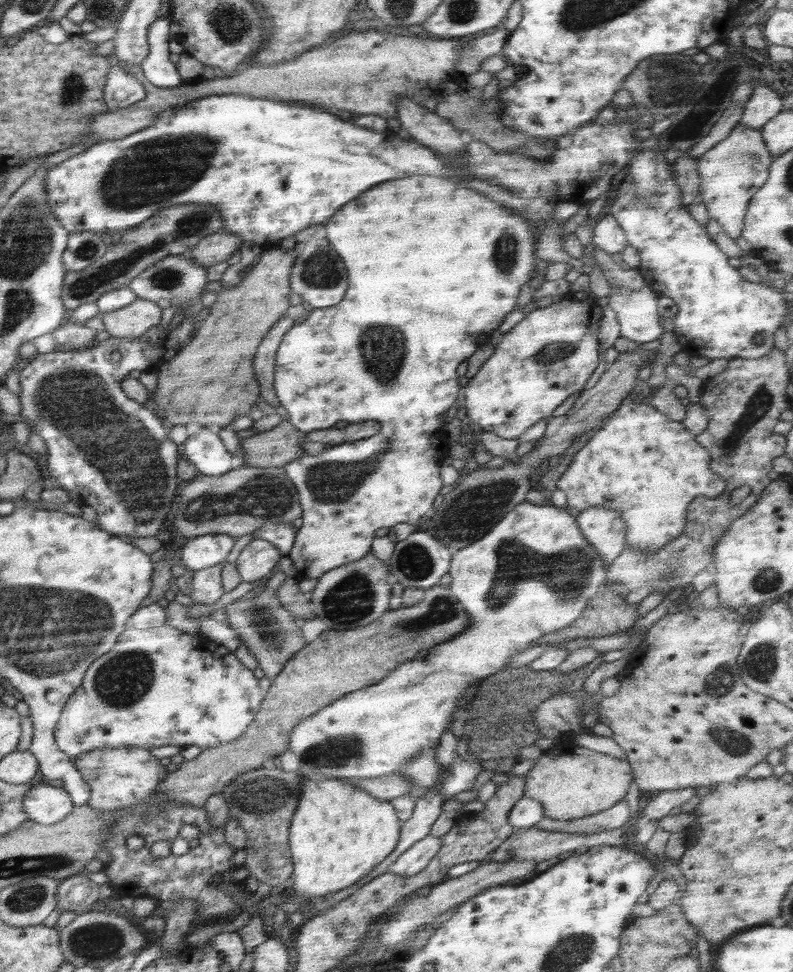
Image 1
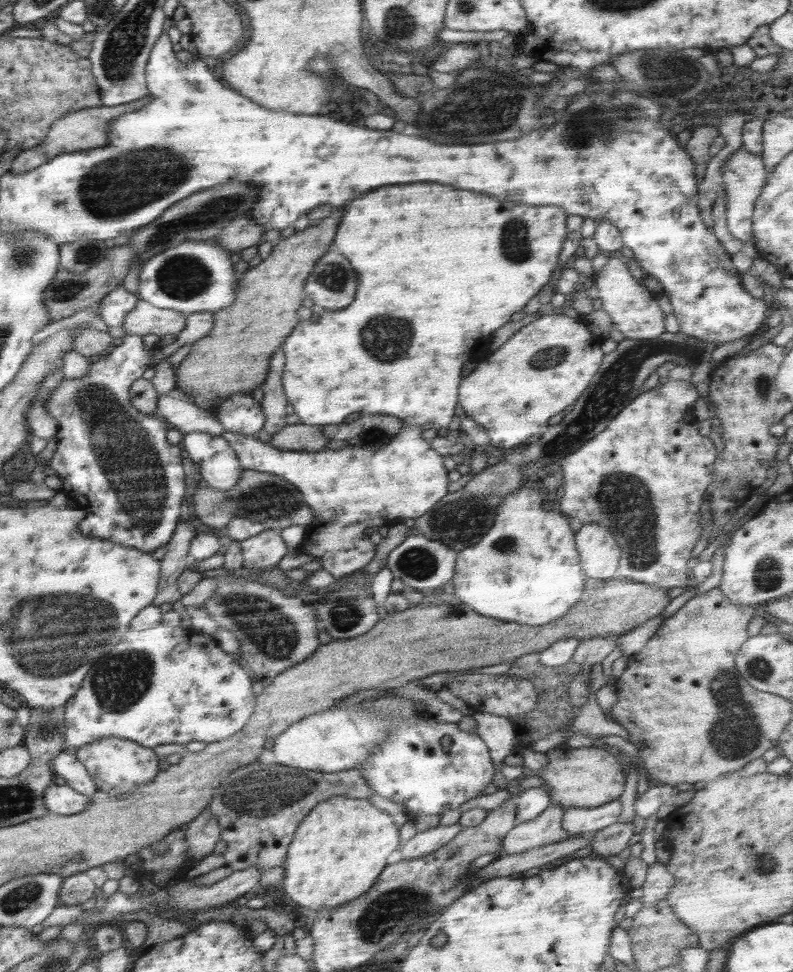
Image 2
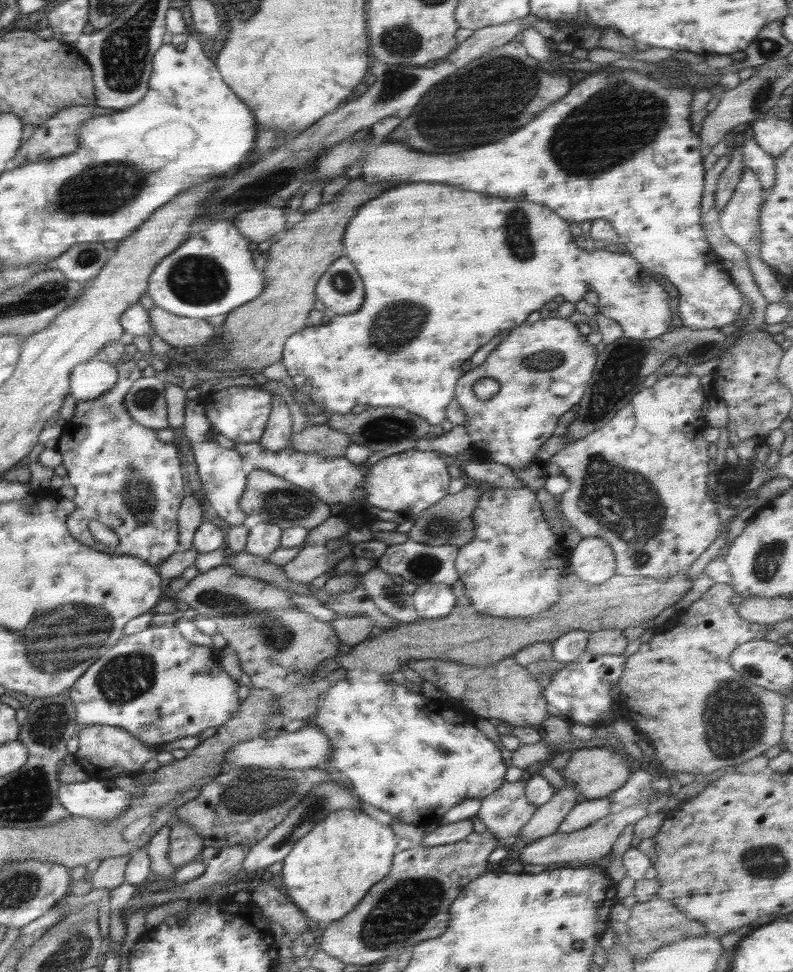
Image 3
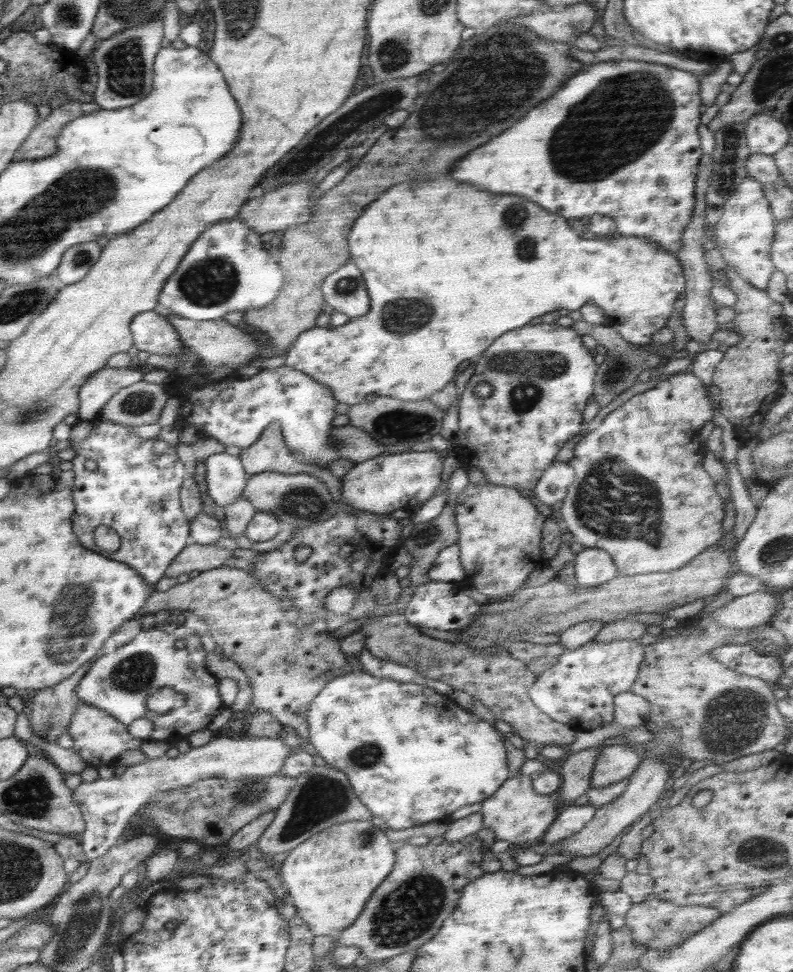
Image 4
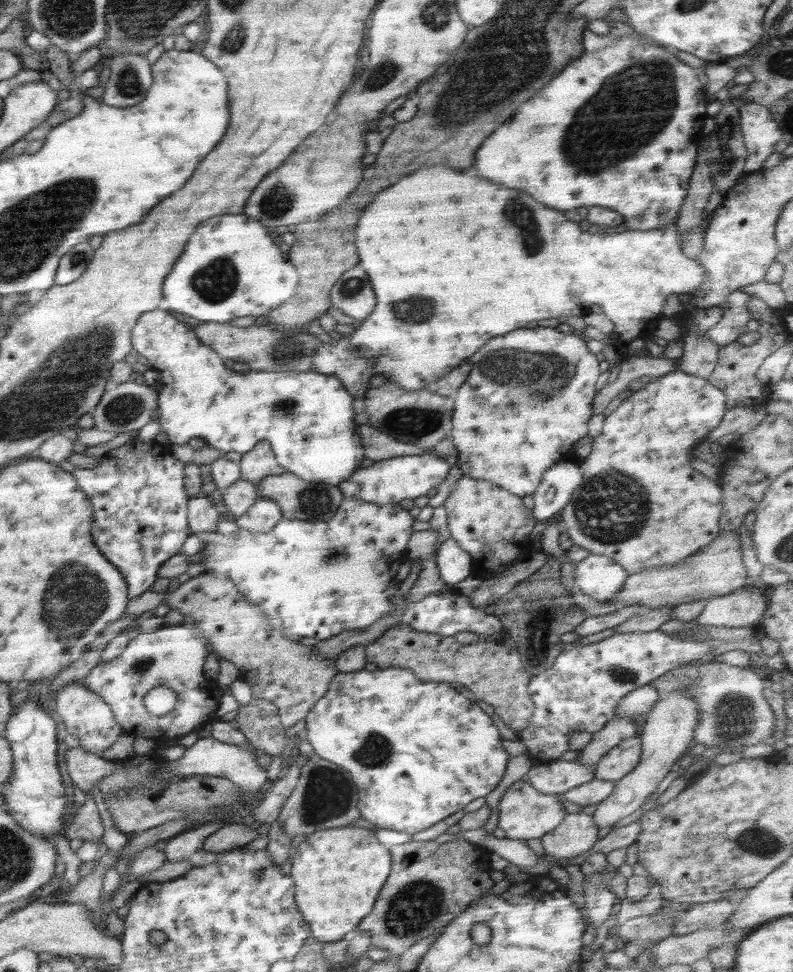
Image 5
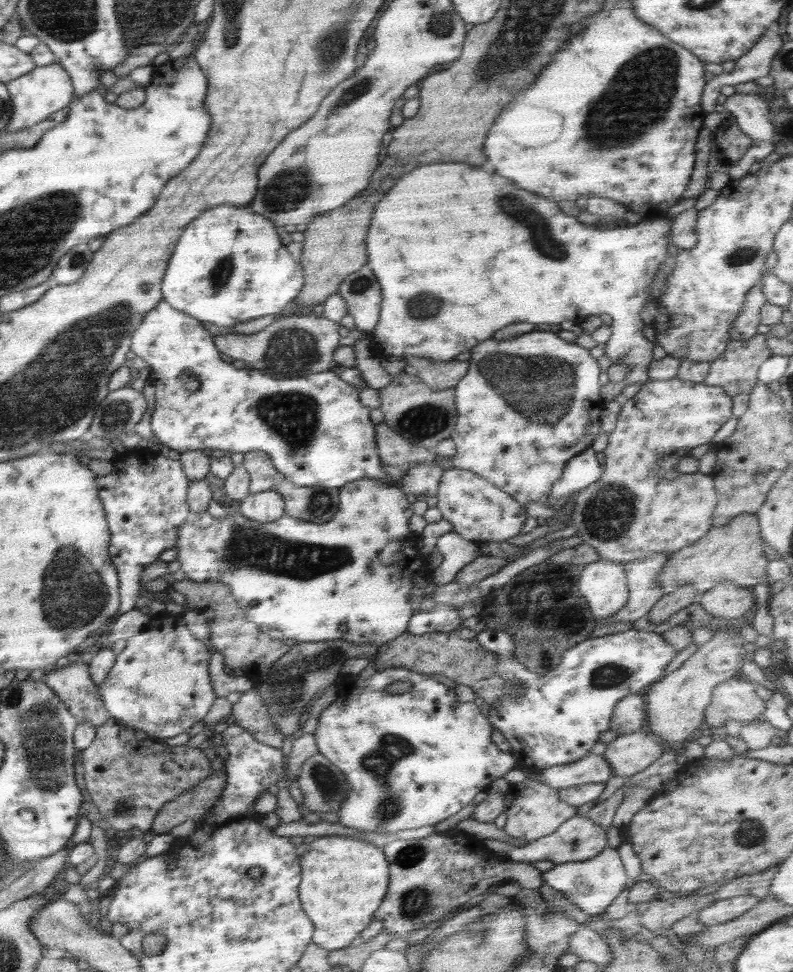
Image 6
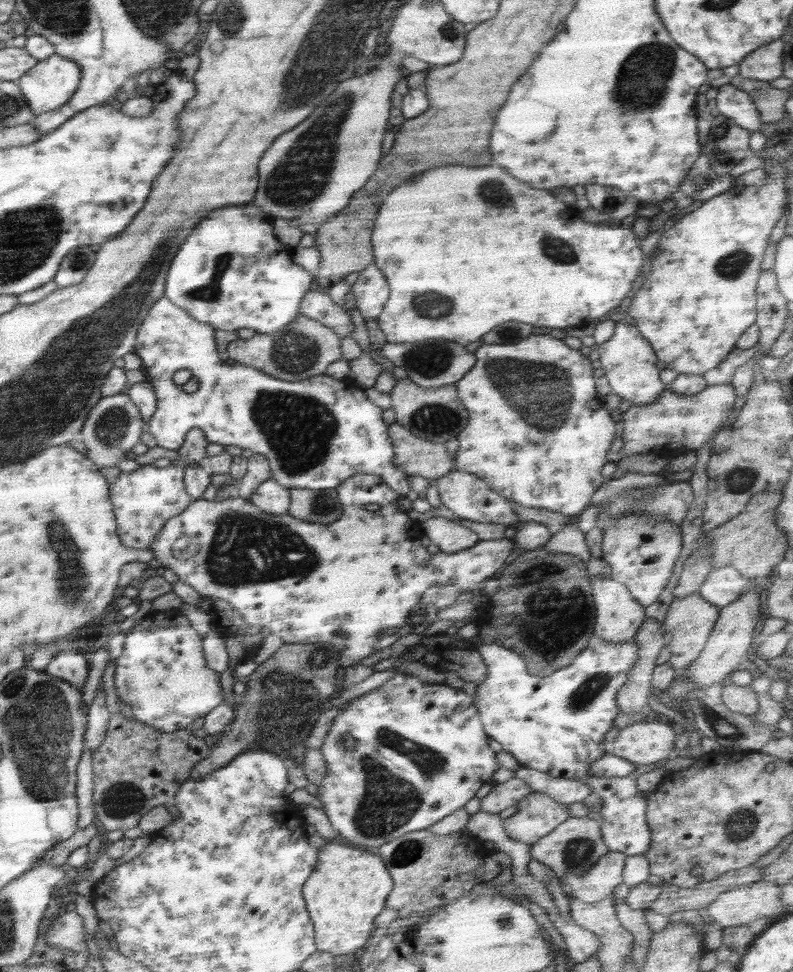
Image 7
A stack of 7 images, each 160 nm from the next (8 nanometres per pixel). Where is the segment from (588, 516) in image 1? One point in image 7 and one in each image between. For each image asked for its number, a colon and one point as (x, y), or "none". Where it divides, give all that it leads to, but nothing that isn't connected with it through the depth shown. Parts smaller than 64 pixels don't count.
2: (599, 553)
3: (592, 561)
4: (593, 566)
5: (598, 576)
6: (603, 584)
7: (619, 617)

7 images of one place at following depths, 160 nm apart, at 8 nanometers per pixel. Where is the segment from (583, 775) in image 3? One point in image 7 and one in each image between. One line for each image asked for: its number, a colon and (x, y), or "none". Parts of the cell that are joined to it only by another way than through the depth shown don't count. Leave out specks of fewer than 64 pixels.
4: (618, 762)
5: (622, 759)
6: (629, 754)
7: (643, 743)

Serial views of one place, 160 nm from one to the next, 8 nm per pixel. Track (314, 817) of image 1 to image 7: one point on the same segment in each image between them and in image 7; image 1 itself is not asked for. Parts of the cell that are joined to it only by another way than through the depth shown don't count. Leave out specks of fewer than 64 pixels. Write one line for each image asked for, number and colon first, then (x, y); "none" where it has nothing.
2: (339, 850)
3: (326, 874)
4: (329, 877)
5: (337, 873)
6: (344, 879)
7: (346, 891)

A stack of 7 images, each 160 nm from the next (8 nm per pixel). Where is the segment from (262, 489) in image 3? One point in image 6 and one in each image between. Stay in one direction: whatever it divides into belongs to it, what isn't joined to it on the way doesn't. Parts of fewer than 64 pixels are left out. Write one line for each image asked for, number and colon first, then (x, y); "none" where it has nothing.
4: (298, 500)
5: (313, 501)
6: (318, 504)

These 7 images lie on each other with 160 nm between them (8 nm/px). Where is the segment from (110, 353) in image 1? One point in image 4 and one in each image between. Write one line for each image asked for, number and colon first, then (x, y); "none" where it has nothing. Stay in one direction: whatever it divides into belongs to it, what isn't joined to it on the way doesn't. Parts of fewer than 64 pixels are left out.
2: (114, 461)
3: (125, 477)
4: (122, 481)

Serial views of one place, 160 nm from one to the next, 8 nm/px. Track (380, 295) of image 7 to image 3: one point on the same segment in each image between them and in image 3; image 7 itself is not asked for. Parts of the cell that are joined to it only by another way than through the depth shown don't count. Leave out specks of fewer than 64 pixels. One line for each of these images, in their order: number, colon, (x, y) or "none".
3: (340, 289)
4: (344, 290)
5: (352, 293)
6: (361, 292)

